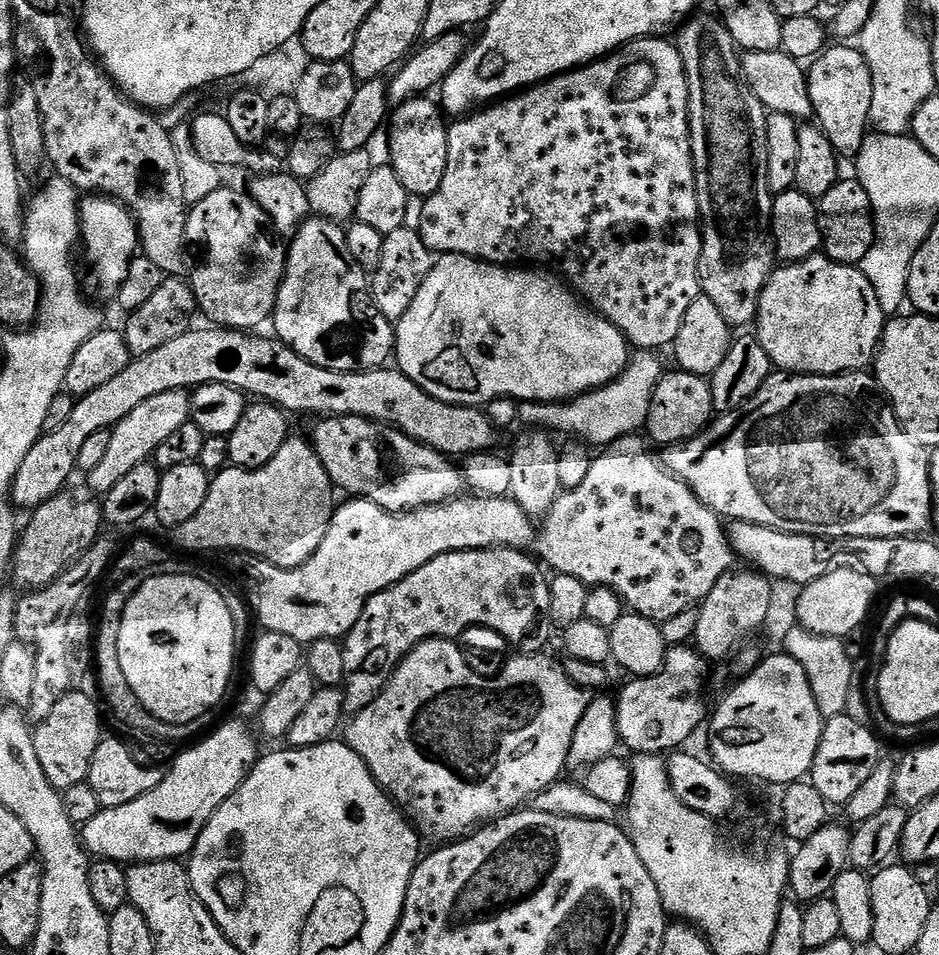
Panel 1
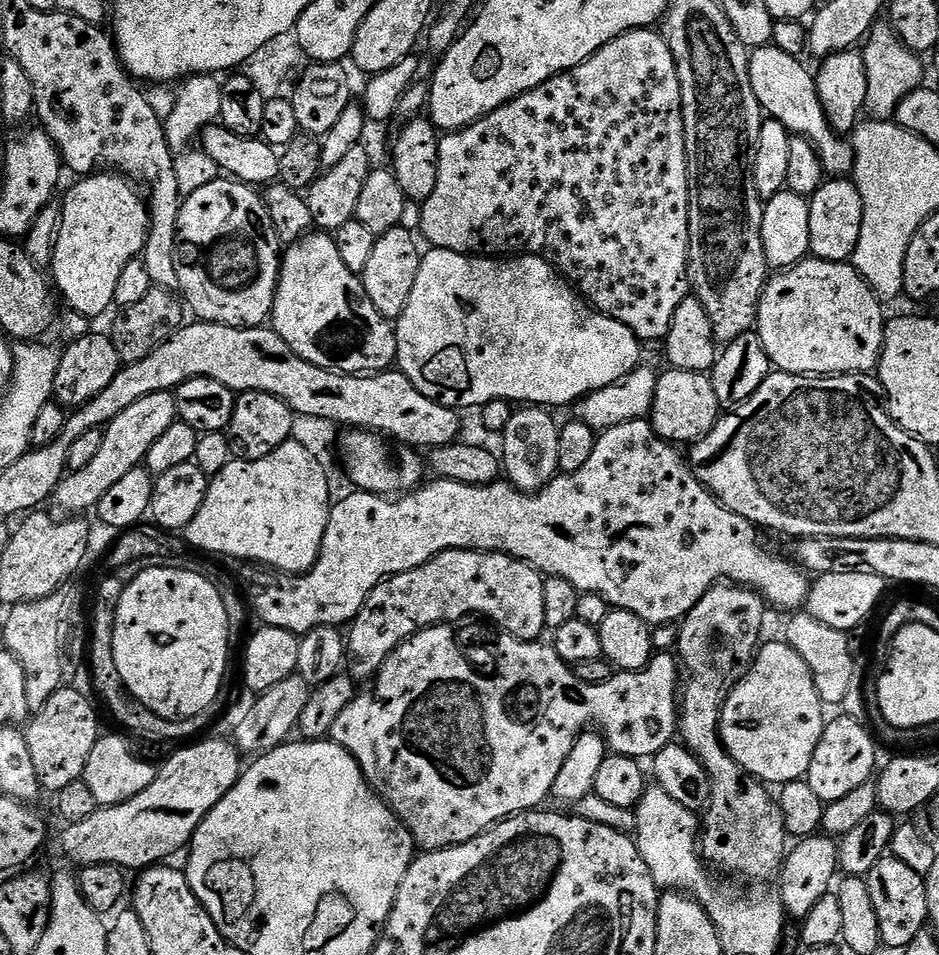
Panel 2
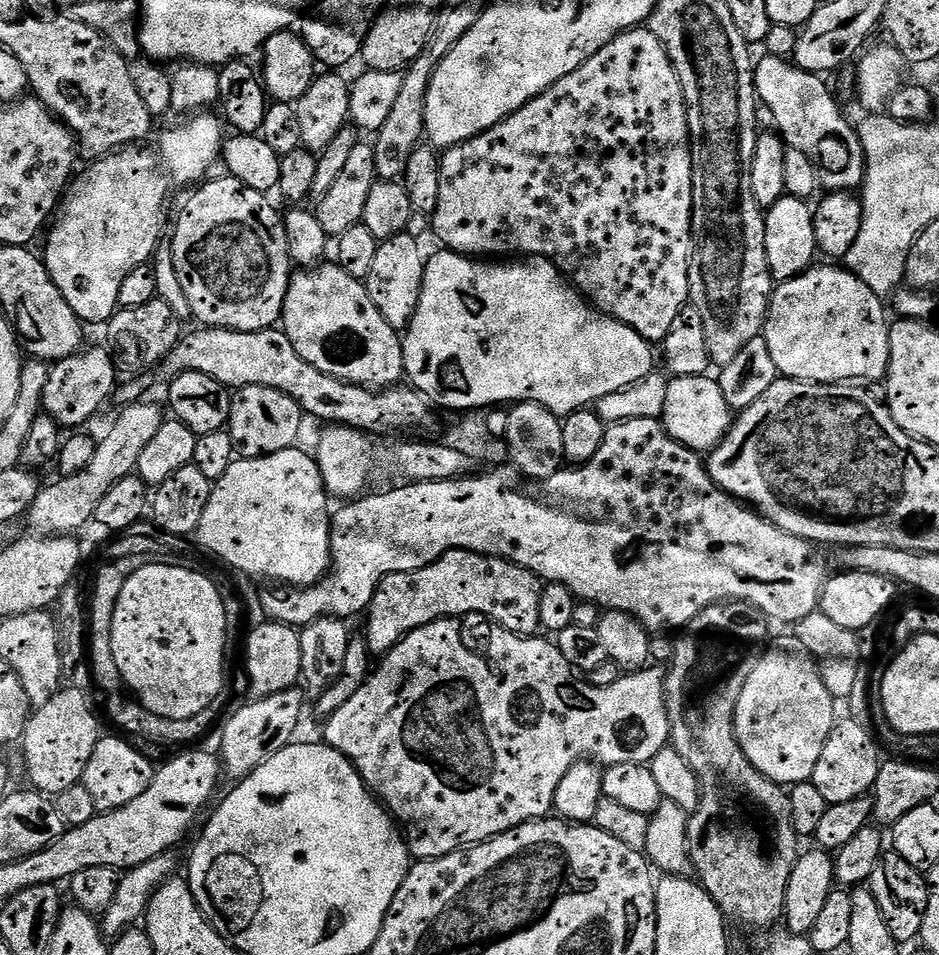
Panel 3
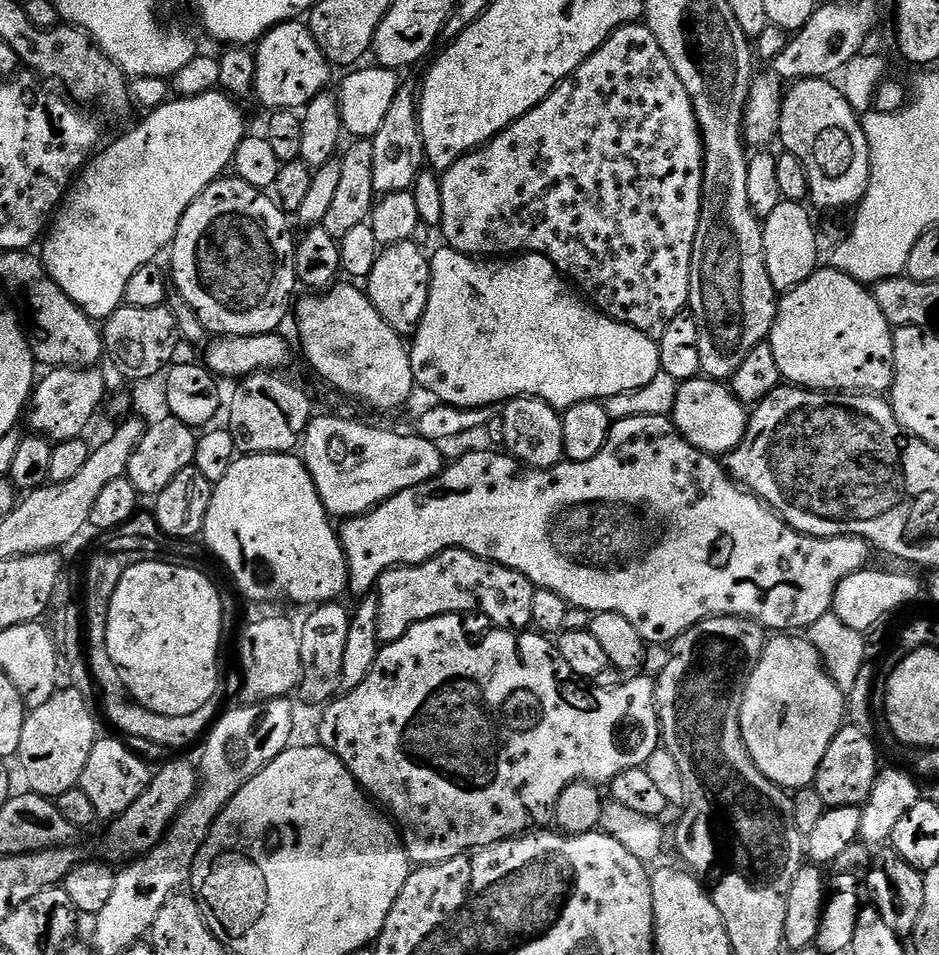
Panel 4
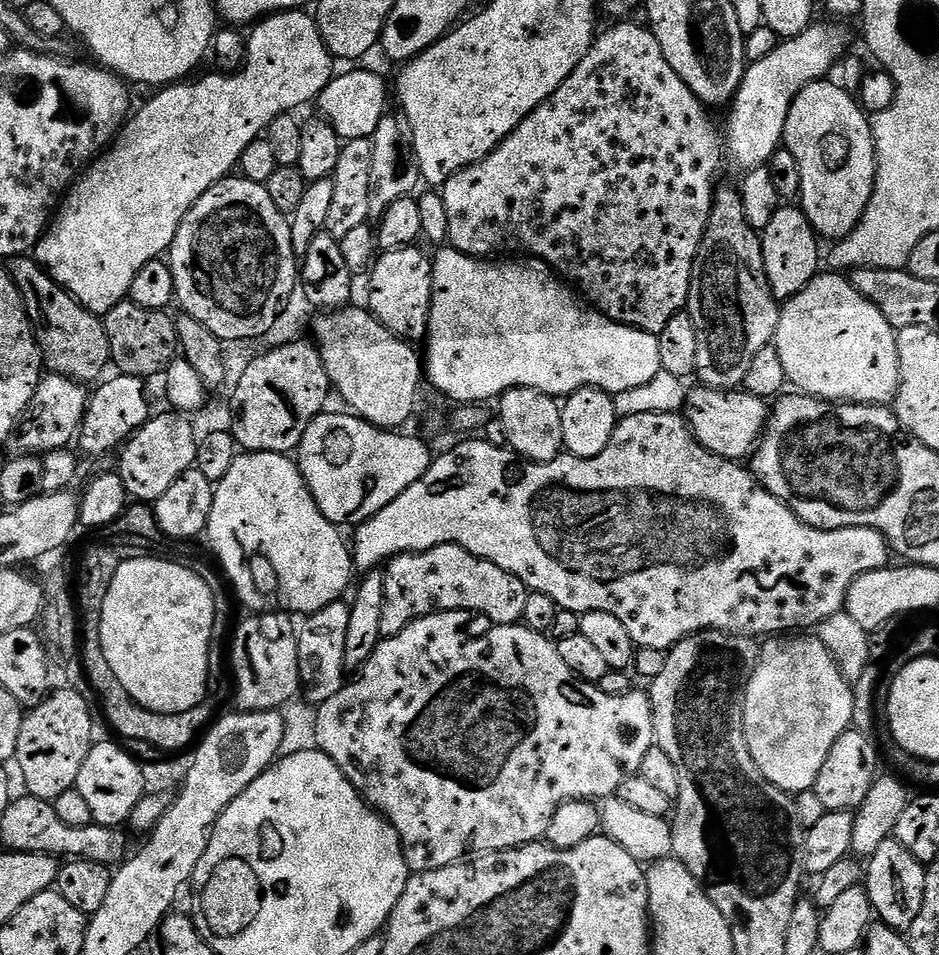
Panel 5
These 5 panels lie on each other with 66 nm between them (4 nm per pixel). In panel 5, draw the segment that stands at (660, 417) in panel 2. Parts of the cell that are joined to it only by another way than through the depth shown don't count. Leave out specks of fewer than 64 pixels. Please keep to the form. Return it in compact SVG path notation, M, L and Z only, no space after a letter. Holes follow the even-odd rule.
M696 386L686 396L686 419L693 436L703 448L727 460L743 461L755 449L768 423L769 405L747 390L728 390Z

